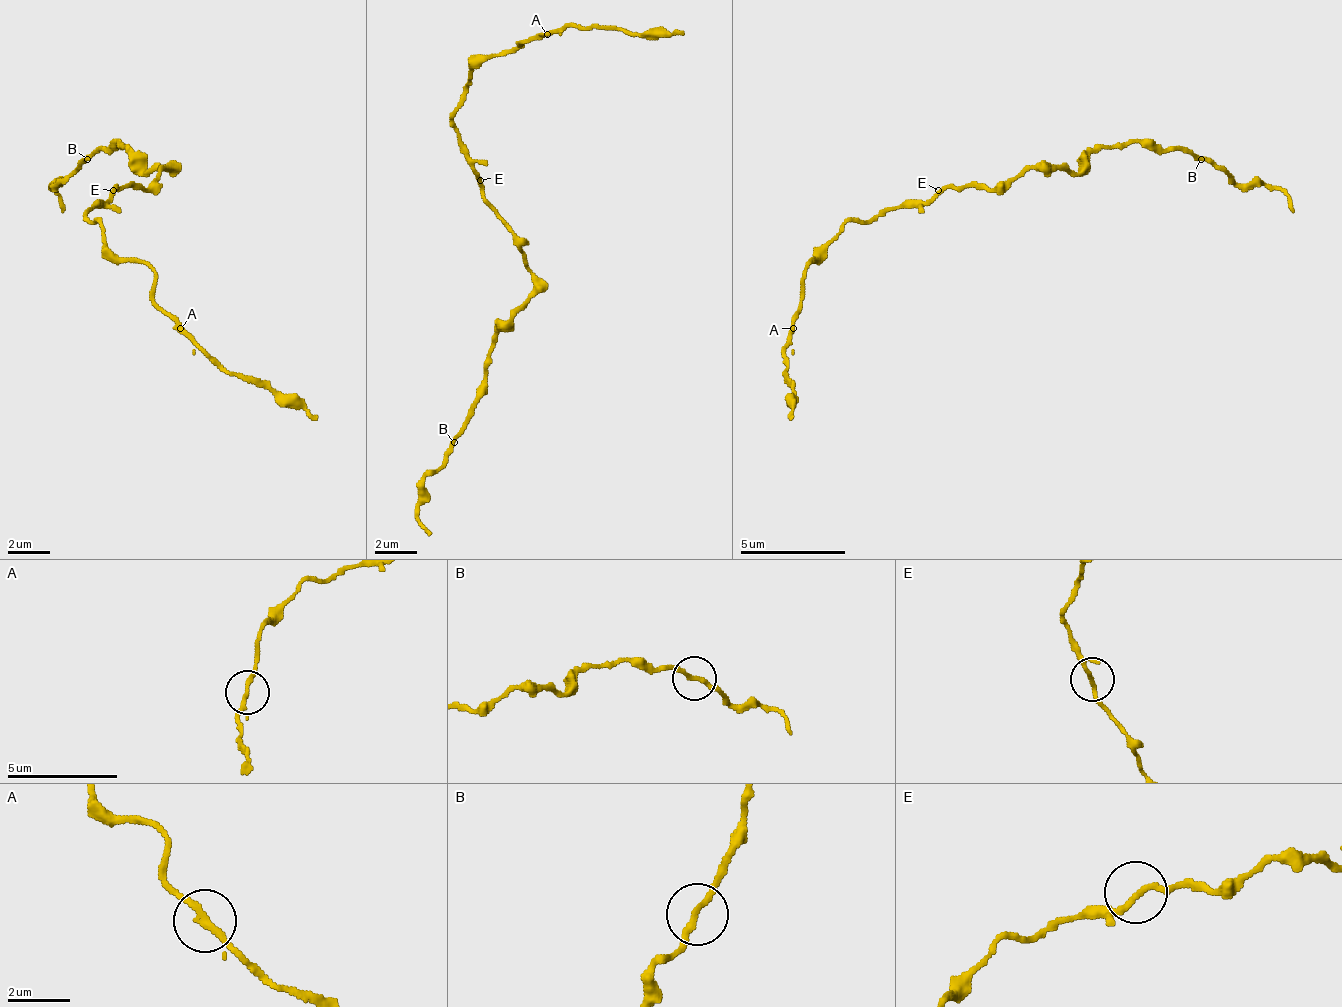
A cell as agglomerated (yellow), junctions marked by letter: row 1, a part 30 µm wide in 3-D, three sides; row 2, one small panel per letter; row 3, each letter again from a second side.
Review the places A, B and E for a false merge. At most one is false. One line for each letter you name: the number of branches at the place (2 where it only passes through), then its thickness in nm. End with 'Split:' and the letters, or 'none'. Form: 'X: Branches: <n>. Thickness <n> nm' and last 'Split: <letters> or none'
A: Branches: 3. Thickness 180 nm
Split: A

